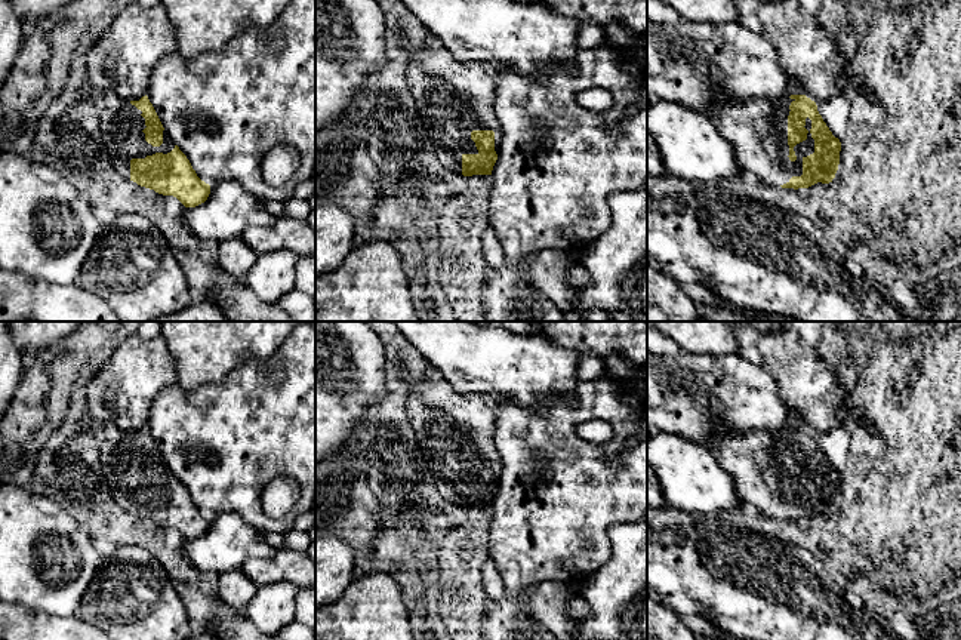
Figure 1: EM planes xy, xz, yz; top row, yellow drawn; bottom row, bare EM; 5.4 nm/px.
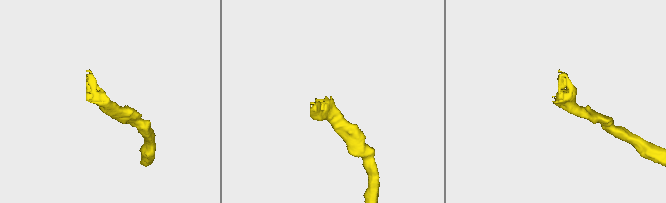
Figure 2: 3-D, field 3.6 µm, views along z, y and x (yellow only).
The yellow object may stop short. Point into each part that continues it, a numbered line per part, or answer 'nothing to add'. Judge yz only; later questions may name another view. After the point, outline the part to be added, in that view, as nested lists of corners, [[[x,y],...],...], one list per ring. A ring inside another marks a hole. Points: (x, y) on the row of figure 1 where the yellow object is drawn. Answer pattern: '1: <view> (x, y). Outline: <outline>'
1: yz (757, 129). Outline: [[[727,99],[718,102],[709,114],[720,135],[731,144],[739,167],[773,187],[801,176],[803,159],[814,153],[811,120],[807,117],[807,139],[794,147],[795,161],[788,157],[788,116],[792,101],[795,99]]]

